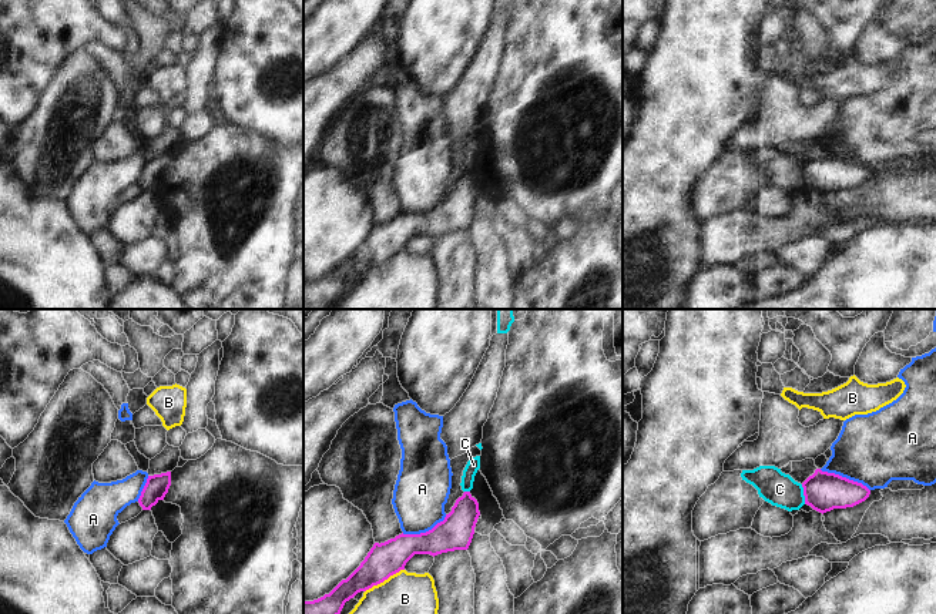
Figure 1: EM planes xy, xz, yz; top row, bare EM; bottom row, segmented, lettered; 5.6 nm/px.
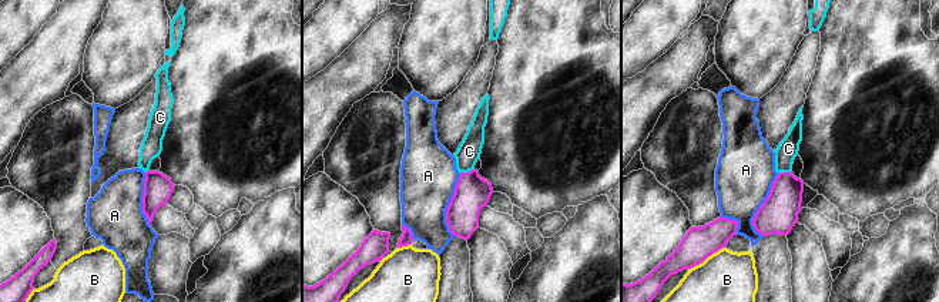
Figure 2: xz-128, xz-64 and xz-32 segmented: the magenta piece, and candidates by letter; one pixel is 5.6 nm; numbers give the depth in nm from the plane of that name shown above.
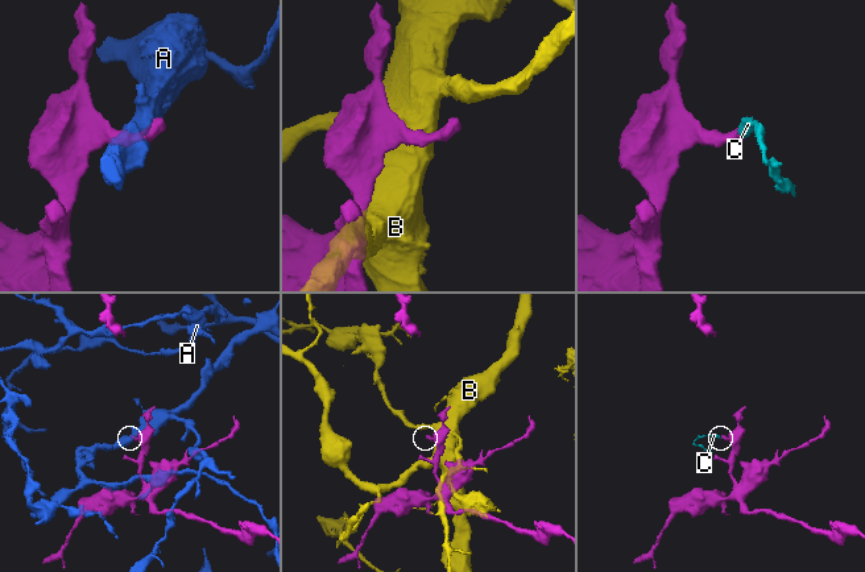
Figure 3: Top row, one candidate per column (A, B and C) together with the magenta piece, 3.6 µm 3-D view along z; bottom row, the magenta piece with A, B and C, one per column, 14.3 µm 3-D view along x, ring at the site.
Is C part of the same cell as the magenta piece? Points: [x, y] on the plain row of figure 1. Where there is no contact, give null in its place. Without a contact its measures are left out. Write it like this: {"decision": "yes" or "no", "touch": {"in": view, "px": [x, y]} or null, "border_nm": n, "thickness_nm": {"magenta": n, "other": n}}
{"decision": "no", "touch": {"in": "yz", "px": [804, 175]}, "border_nm": 110, "thickness_nm": {"magenta": 220, "other": 190}}

